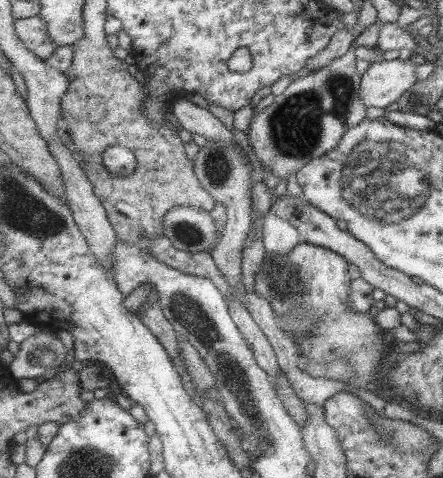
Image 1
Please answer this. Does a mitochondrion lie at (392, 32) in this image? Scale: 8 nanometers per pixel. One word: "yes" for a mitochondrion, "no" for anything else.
no

